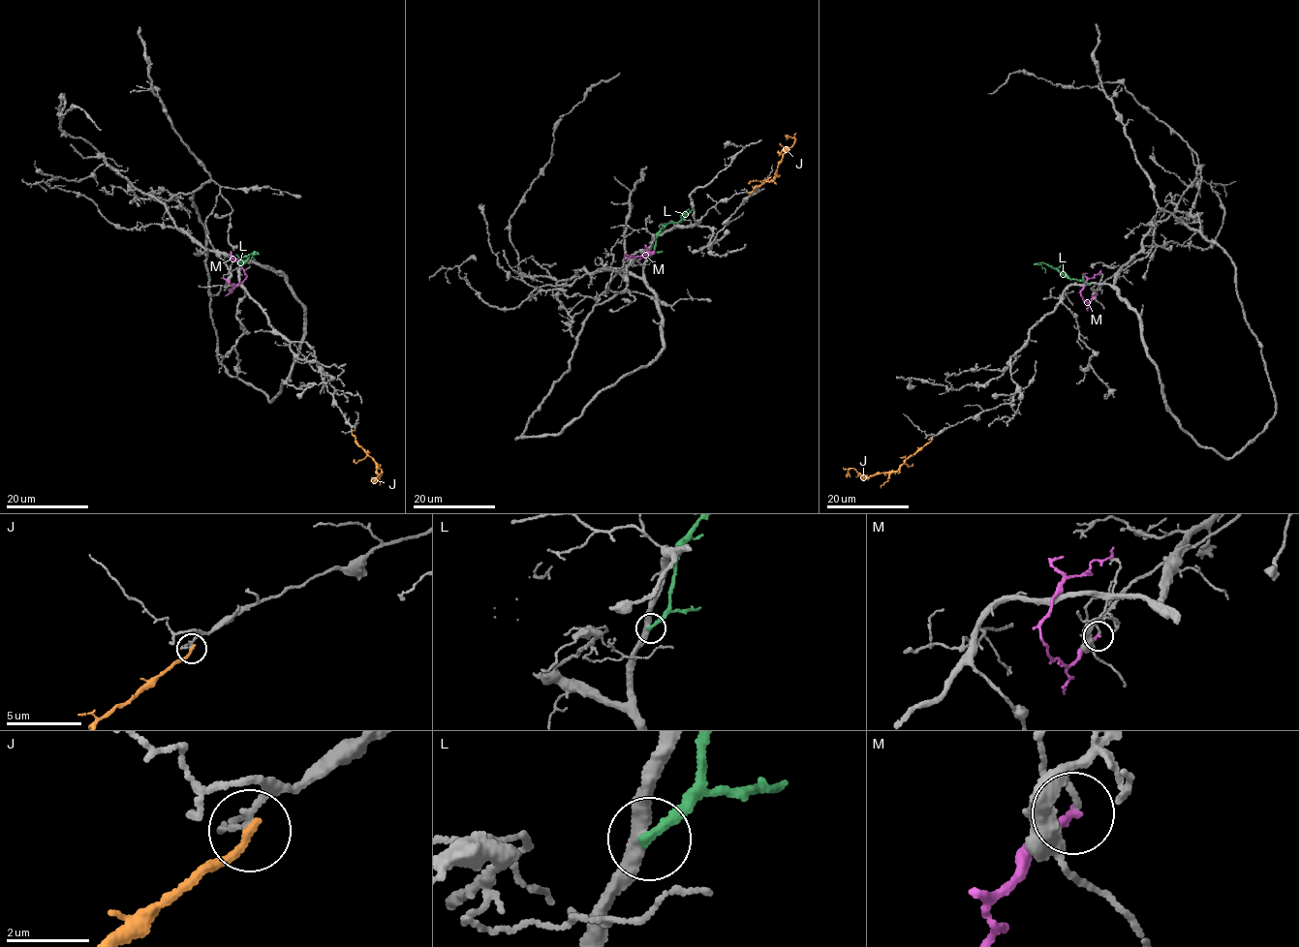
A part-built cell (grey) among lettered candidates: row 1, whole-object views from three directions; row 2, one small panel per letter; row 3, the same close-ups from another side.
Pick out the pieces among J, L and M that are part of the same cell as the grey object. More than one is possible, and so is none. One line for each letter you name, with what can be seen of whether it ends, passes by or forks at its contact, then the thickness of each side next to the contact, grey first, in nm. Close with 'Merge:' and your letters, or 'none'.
Merge: none

